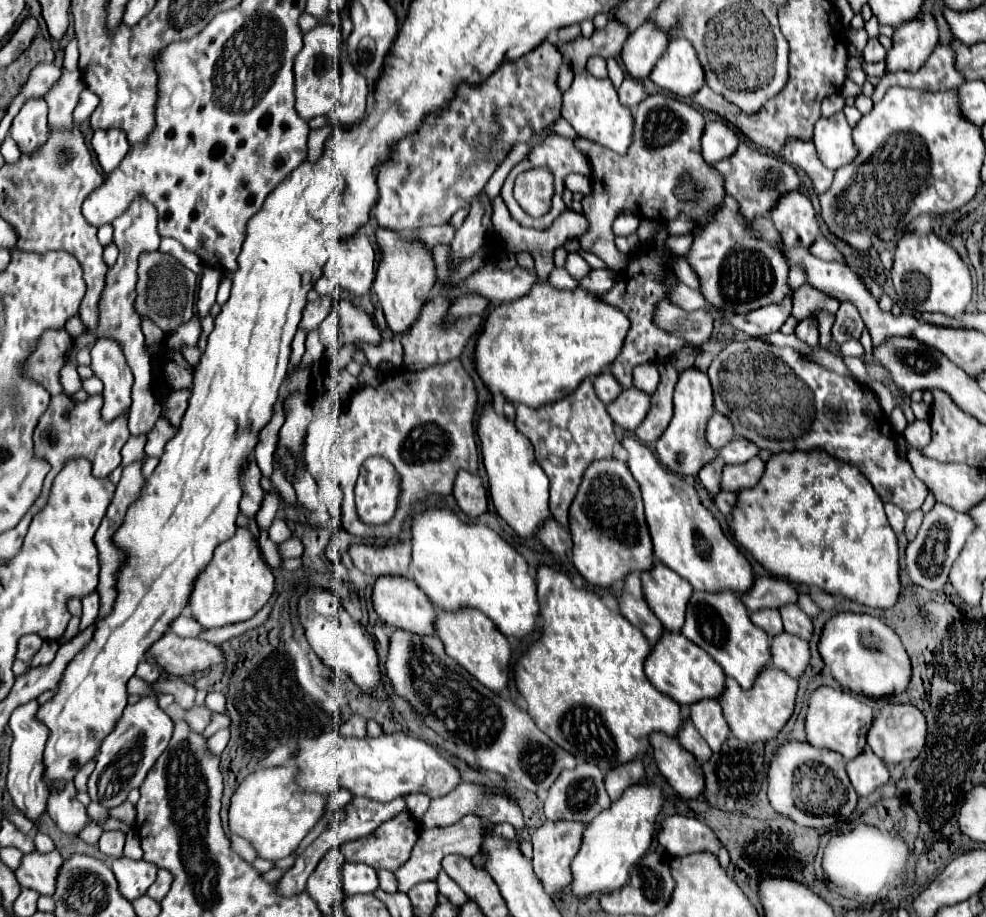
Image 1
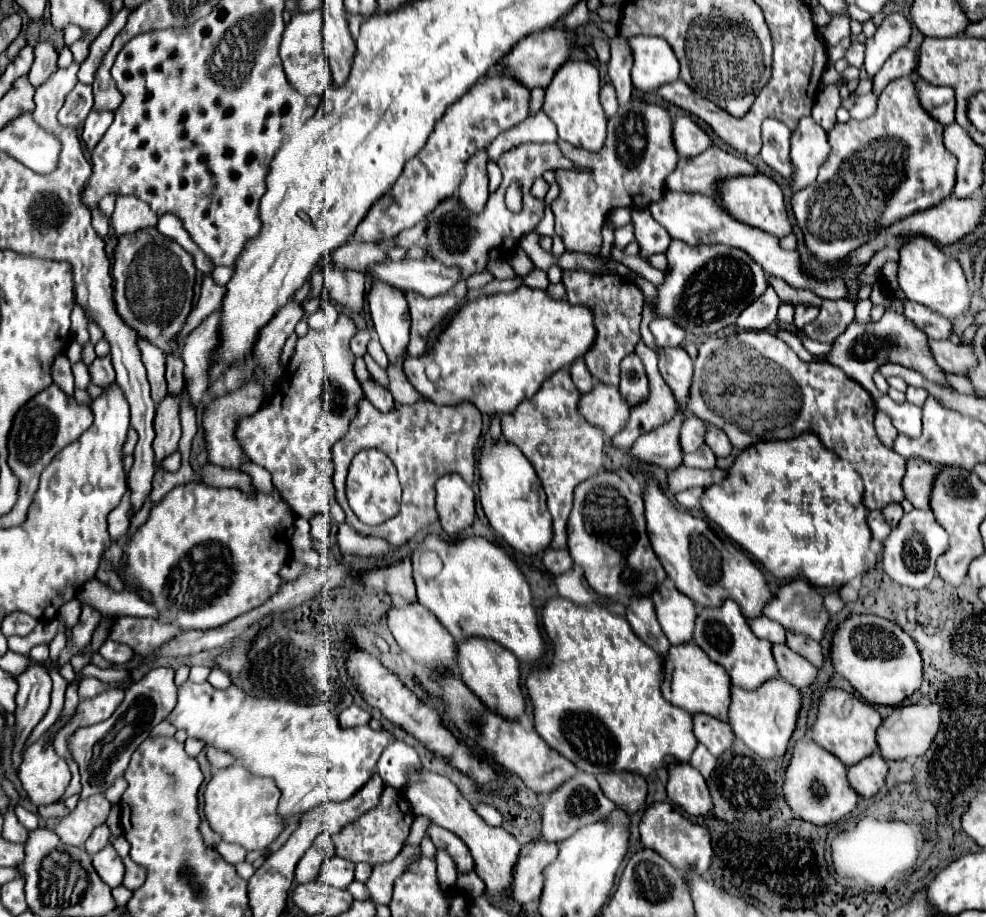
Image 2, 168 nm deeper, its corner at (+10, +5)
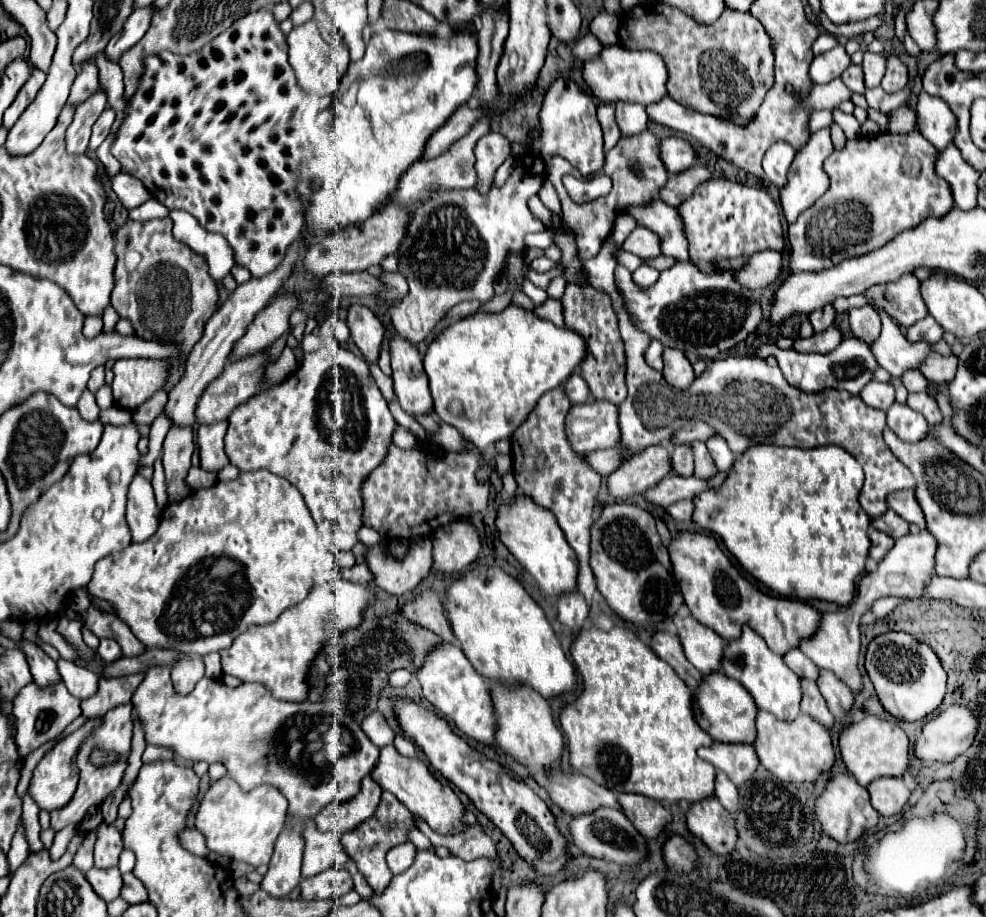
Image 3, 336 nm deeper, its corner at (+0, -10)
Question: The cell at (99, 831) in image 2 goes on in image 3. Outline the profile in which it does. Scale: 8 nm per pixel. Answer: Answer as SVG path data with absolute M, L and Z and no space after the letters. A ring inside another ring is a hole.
M101 823L97 827L97 843L95 843L95 867L109 869L115 867L119 861L119 853L123 851L121 833L111 827L109 823Z

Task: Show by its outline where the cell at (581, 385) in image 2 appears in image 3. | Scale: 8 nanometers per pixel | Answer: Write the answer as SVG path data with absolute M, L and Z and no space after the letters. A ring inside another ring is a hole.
M579 373L571 375L571 379L567 379L565 391L567 391L567 397L571 399L573 405L575 405L575 403L585 403L585 401L589 401L589 397L591 397L589 387L587 387L585 379L583 379Z

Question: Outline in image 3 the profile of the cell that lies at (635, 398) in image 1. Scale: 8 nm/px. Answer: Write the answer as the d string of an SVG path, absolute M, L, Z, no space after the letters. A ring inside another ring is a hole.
M587 401L573 405L567 421L567 439L573 449L587 455L595 449L609 449L621 443L619 439L619 409L611 401Z

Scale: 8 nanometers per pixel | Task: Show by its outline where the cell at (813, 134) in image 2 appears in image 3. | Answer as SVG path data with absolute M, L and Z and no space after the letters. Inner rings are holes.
M826 127L815 131L811 135L811 139L797 151L797 155L791 163L791 169L789 169L789 183L787 183L787 187L781 189L781 207L783 207L783 213L789 223L793 223L799 217L799 213L809 209L829 189L829 177L823 169L823 161L831 155L833 149L830 129Z

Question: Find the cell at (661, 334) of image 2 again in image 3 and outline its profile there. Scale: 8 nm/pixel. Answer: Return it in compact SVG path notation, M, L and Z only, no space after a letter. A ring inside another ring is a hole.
M653 339L651 345L649 345L649 349L647 349L647 353L645 353L647 363L649 363L653 369L657 369L657 371L663 369L663 351L665 351L663 343L659 343L657 339Z

